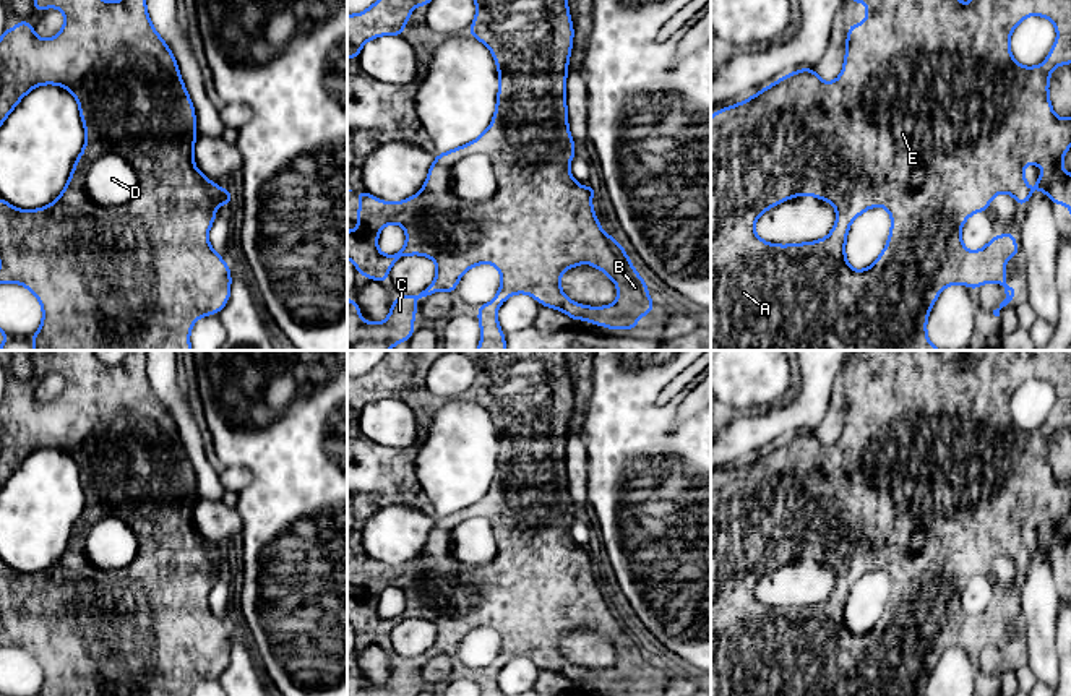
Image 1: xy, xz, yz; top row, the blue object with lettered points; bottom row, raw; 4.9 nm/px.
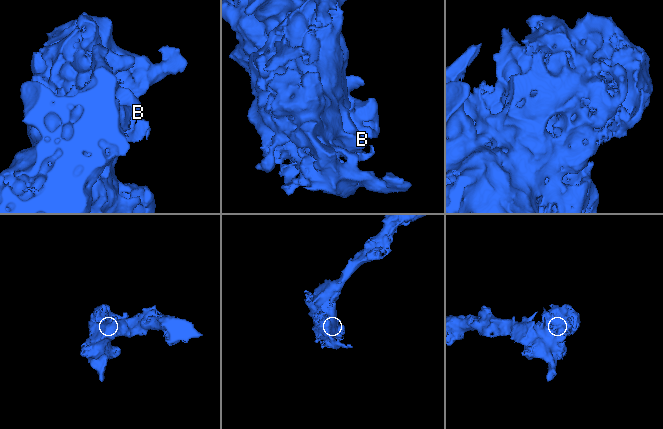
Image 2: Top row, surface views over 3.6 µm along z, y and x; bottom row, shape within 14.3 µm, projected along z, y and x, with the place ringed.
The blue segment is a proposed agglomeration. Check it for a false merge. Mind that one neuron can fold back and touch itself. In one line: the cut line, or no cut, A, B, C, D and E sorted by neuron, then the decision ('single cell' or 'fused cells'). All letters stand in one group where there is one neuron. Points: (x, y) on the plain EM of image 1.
cut xy (114, 515), (133, 532), (137, 554), (127, 565), (107, 571); groups A B C E / D; fused cells

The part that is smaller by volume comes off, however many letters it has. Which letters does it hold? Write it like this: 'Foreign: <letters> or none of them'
Foreign: D

